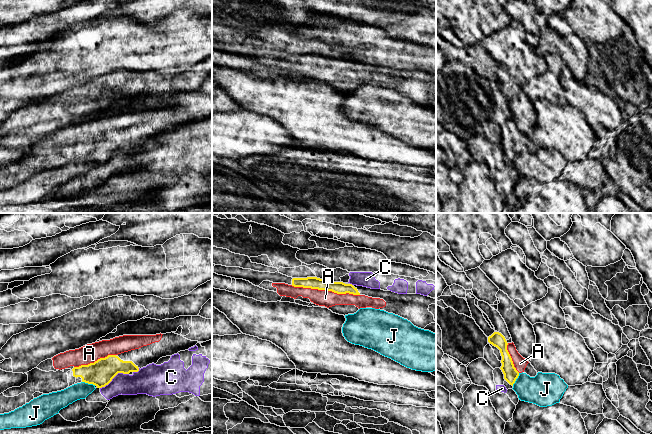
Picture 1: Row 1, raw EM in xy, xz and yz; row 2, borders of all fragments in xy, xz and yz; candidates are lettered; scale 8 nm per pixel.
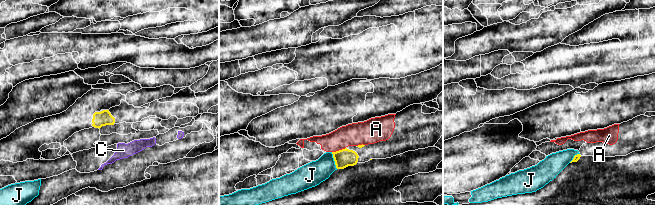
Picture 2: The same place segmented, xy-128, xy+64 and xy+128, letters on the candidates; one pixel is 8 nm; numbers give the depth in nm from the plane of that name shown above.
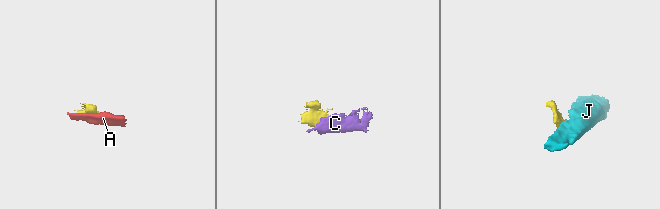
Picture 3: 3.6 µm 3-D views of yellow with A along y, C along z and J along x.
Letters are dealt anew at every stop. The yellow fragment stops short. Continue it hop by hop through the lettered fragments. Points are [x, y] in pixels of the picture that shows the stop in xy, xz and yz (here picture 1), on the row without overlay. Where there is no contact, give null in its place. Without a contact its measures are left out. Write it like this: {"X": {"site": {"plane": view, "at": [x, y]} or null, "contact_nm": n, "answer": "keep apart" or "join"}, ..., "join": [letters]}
{"A": {"site": {"plane": "xz", "at": [325, 65]}, "contact_nm": 550, "answer": "join"}, "C": {"site": {"plane": "xy", "at": [114, 152]}, "contact_nm": 260, "answer": "keep apart"}, "J": {"site": {"plane": "xy", "at": [89, 159]}, "contact_nm": 120, "answer": "keep apart"}, "join": ["A"]}

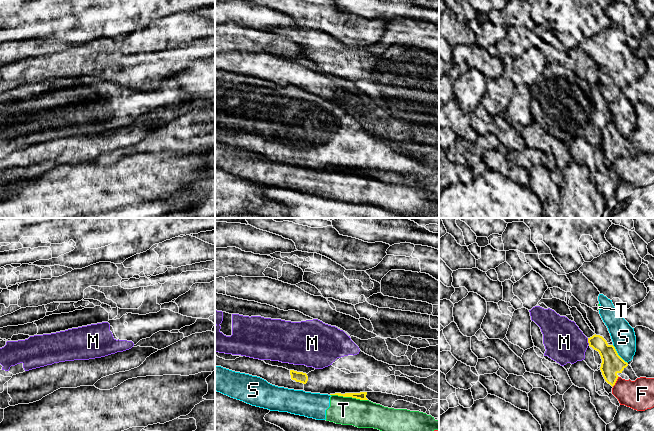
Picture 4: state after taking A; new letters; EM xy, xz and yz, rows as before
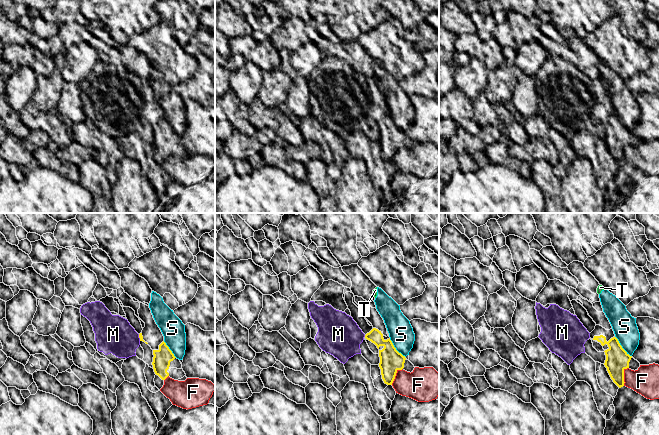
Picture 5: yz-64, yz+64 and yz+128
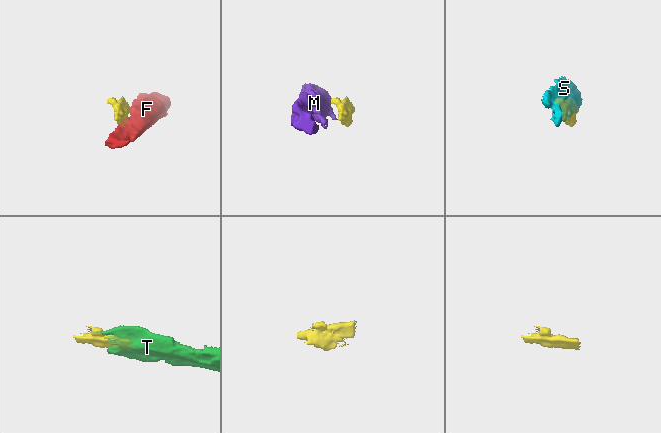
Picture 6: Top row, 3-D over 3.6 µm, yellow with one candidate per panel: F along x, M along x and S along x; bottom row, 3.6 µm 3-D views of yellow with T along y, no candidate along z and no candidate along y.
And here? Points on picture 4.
{"F": {"site": {"plane": "yz", "at": [616, 156]}, "contact_nm": 100, "answer": "keep apart"}, "M": {"site": {"plane": "yz", "at": [588, 117]}, "contact_nm": 60, "answer": "keep apart"}, "S": {"site": {"plane": "yz", "at": [617, 130]}, "contact_nm": 200, "answer": "keep apart"}, "T": {"site": {"plane": "xz", "at": [349, 172]}, "contact_nm": 300, "answer": "keep apart"}, "join": []}

